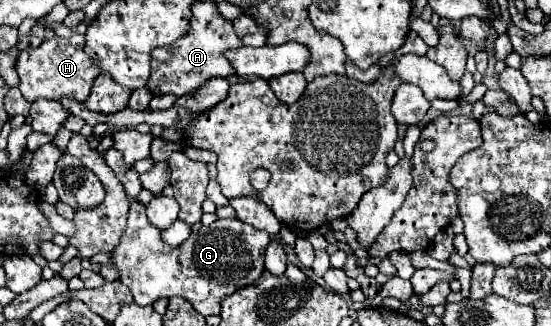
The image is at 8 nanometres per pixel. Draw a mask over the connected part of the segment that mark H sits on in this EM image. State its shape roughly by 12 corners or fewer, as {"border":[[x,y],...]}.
{"border":[[53,31],[20,51],[26,101],[70,95],[86,101],[100,69],[82,35]]}

